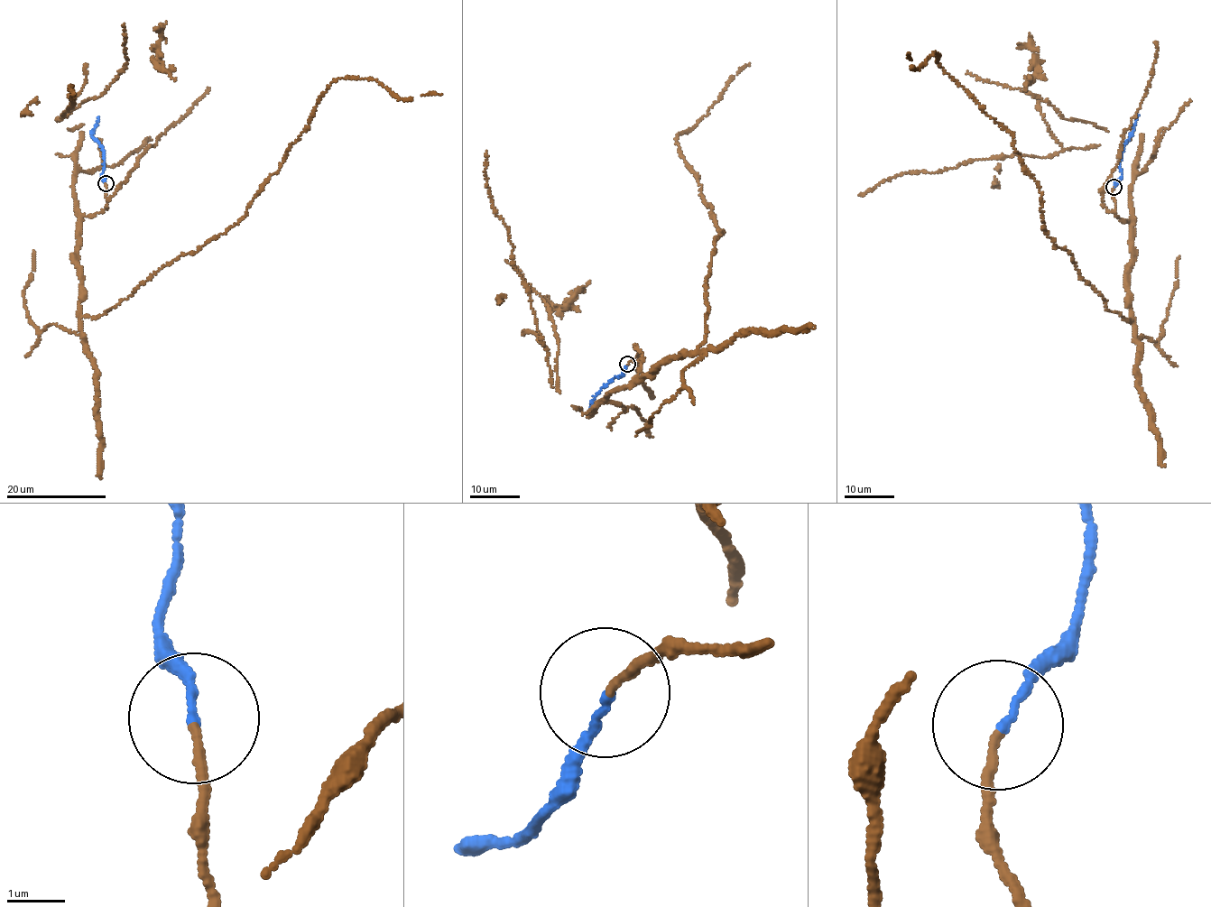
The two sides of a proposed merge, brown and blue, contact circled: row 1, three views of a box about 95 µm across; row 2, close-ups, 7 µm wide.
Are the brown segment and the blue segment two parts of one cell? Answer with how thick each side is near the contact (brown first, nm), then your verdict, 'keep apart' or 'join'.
calibres 140 and 130 nm; join

